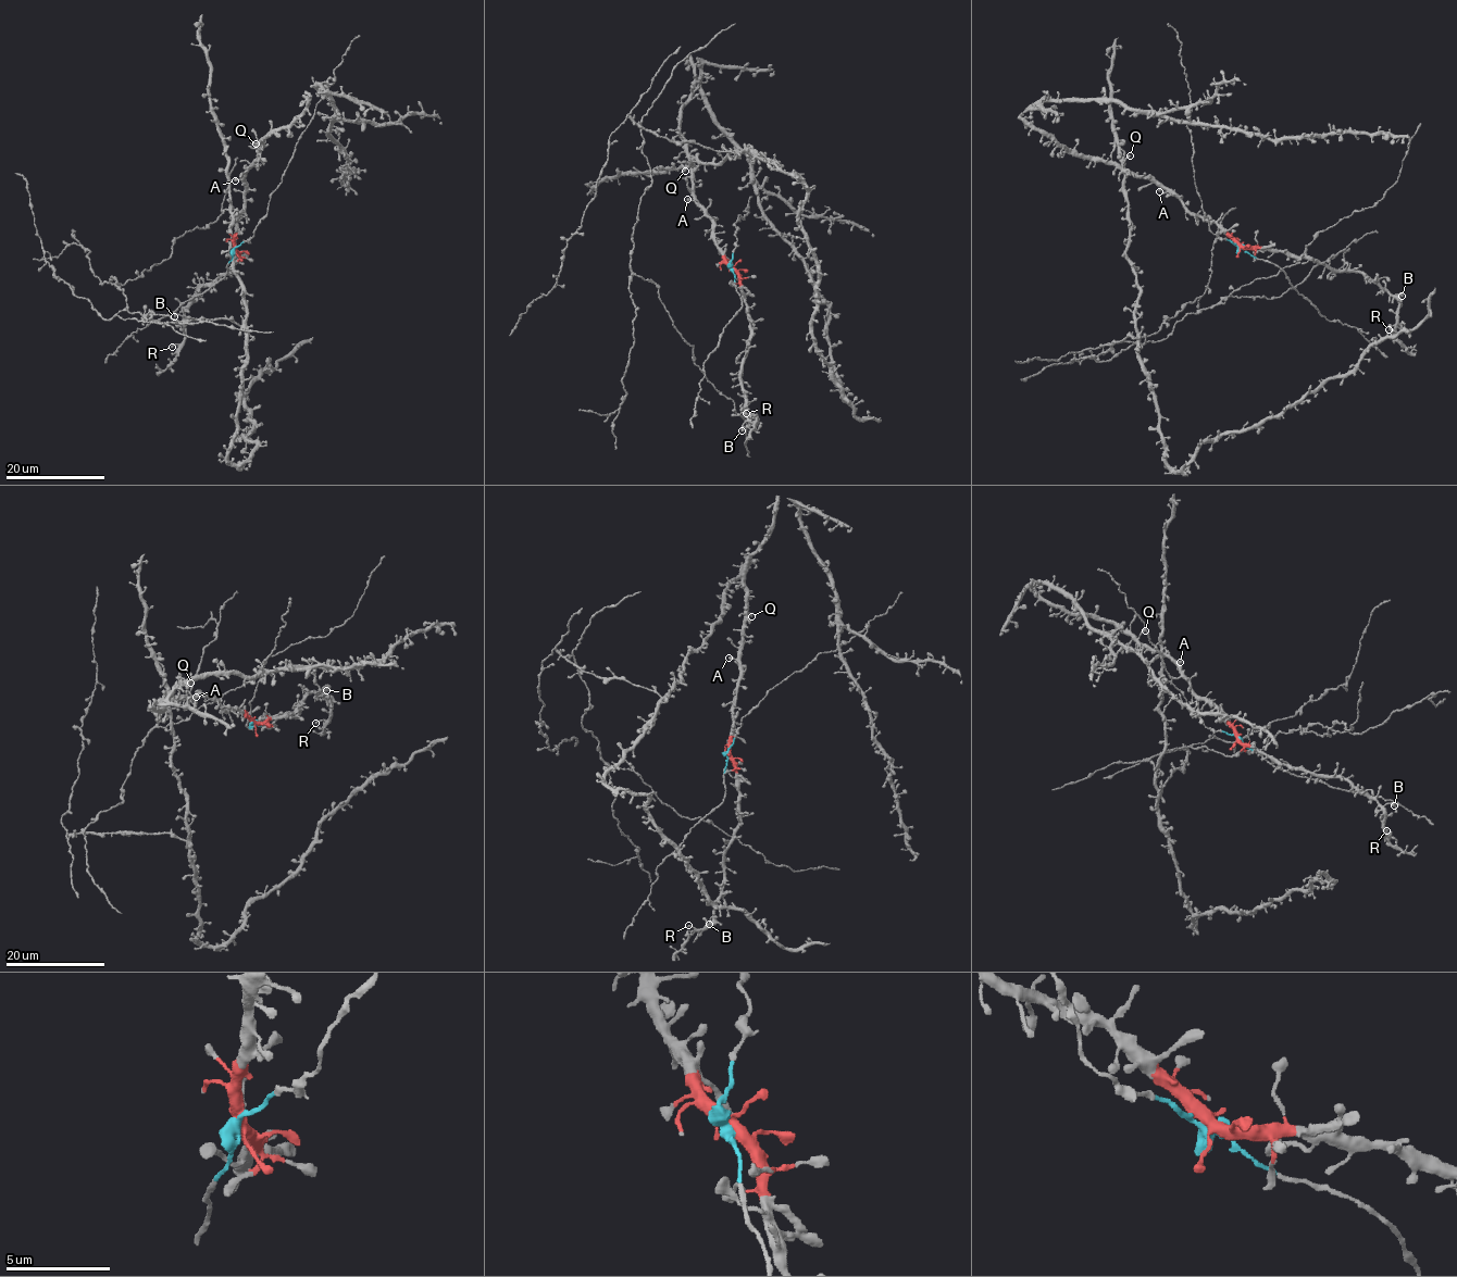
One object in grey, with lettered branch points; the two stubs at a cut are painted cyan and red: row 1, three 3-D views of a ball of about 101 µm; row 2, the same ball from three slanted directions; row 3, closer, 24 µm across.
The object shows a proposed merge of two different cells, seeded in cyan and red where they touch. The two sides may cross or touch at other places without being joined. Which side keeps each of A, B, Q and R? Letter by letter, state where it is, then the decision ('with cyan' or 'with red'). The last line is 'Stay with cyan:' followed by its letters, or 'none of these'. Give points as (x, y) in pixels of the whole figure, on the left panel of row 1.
A: at (235, 180); with red
B: at (174, 316); with red
Q: at (256, 144); with red
R: at (172, 347); with red
Stay with cyan: none of these

